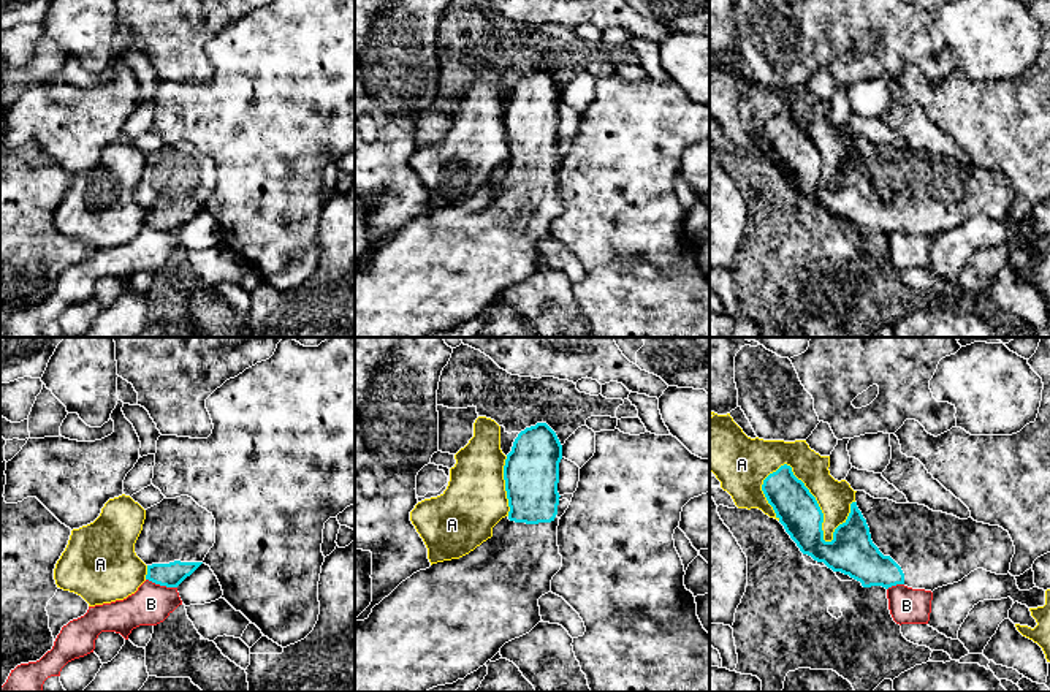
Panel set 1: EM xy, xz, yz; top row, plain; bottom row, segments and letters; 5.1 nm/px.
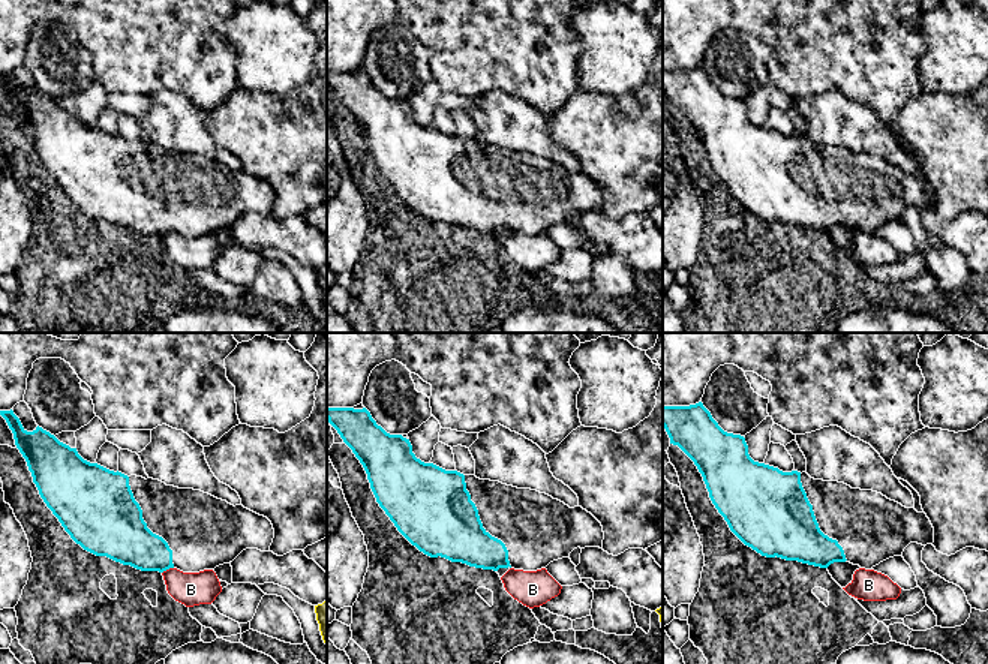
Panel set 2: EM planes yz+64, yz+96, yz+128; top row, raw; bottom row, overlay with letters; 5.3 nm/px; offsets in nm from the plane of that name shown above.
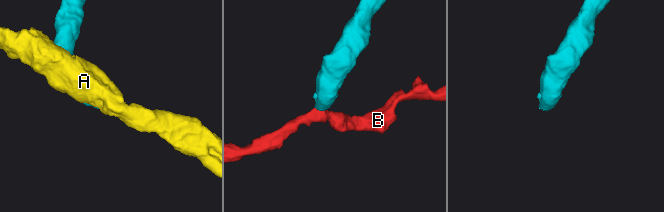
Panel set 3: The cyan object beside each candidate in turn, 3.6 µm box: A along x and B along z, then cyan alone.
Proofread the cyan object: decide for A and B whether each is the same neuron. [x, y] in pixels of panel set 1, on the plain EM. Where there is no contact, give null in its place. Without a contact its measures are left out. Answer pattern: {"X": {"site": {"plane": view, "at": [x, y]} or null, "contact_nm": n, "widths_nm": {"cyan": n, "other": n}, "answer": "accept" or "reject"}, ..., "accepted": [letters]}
{"A": {"site": {"plane": "yz", "at": [821, 157]}, "contact_nm": 480, "widths_nm": {"cyan": 220, "other": 170}, "answer": "reject"}, "B": {"site": {"plane": "xy", "at": [162, 230]}, "contact_nm": 170, "widths_nm": {"cyan": 120, "other": 200}, "answer": "reject"}, "accepted": []}

